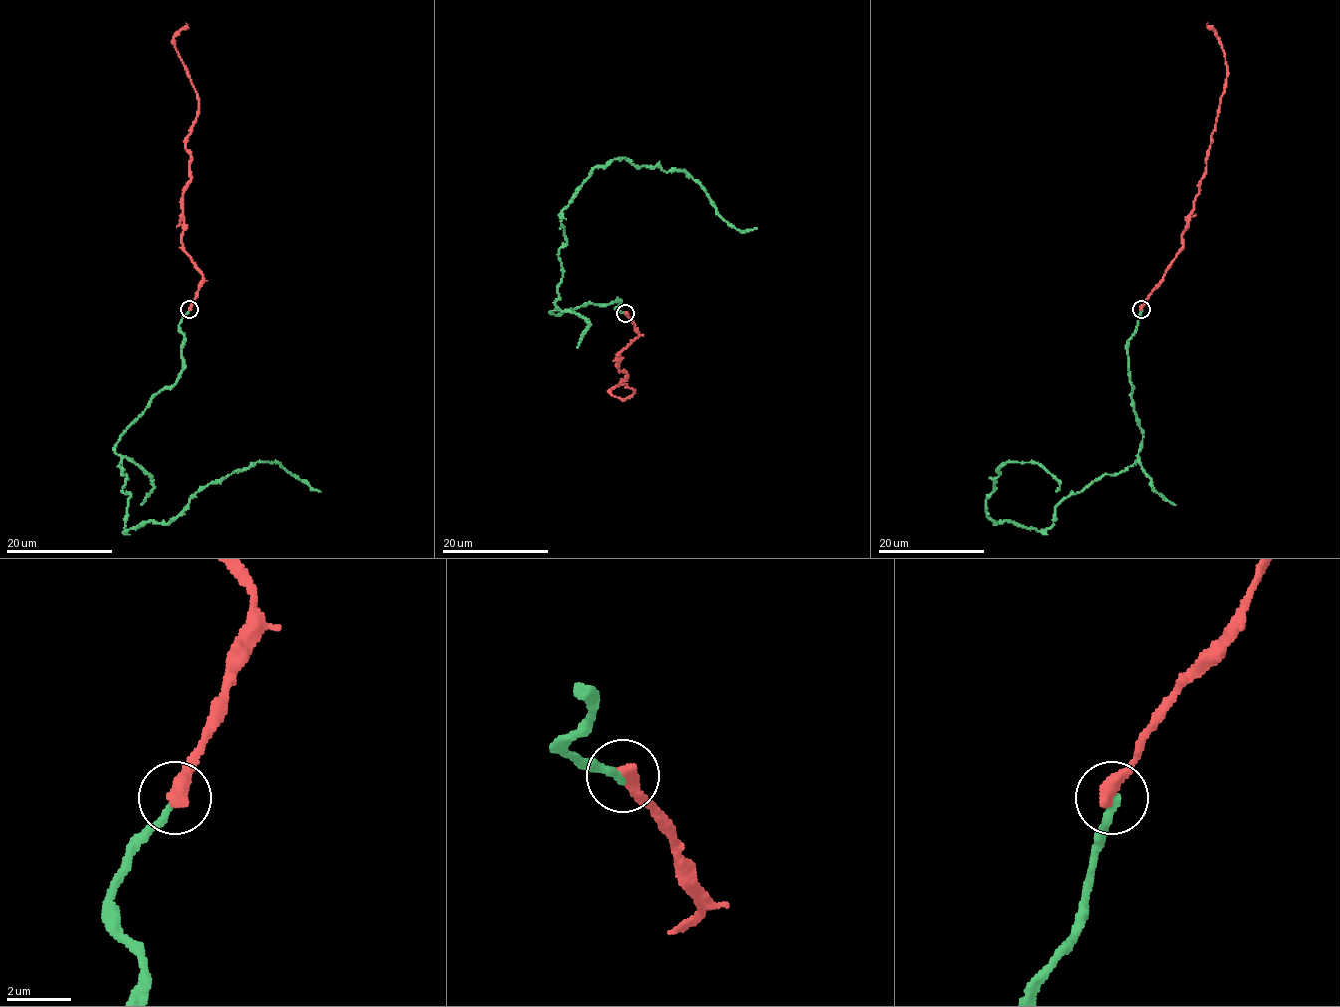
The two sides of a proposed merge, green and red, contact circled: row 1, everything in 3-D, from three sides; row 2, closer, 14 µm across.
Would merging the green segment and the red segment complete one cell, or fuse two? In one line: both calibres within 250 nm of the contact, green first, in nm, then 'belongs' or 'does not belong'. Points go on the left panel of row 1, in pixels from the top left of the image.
240 nm thick on the green side, 480 nm on the other; does not belong

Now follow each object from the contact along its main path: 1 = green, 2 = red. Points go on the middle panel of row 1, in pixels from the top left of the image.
1: (626, 313), (616, 300), (551, 312), (562, 210), (595, 167), (626, 158), (679, 170), (737, 229), (757, 227)
2: (626, 313), (638, 336), (618, 354), (626, 374), (622, 382), (634, 392), (624, 400), (610, 392), (622, 380)

